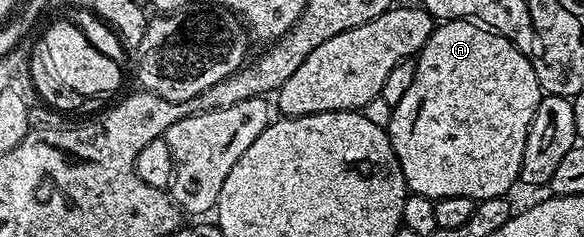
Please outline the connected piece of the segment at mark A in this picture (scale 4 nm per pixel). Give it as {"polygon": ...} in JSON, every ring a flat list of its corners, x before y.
{"polygon":[[447,20,438,23,432,34,427,38,425,45,415,57,417,69,415,70,415,82,411,82,407,94,399,98,399,102,393,105,393,116,389,120,387,129,389,140,393,143,395,154,399,158,399,166,403,170,406,189,412,195,425,196,434,202,448,196,462,196,471,198,475,202,490,200,496,196,508,197,513,183,518,183,523,162,523,150,527,146,527,134,531,130,531,122,535,118,535,110,542,98,539,78,535,78,535,70,531,62,525,57,516,44,512,44,506,36,501,36,491,28,484,27,471,20]]}

